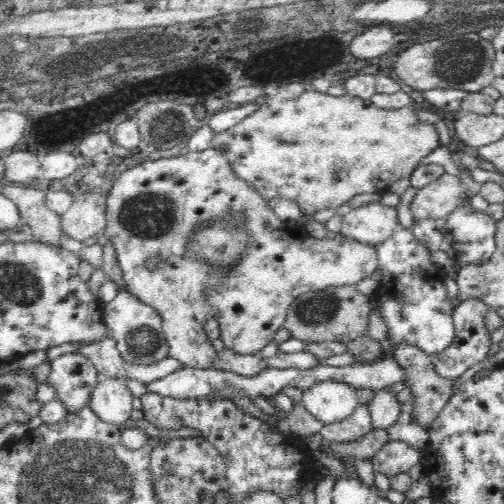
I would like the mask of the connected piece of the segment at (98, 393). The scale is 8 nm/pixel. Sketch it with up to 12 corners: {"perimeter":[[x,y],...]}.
{"perimeter":[[102,378],[88,407],[122,427],[132,398],[124,378]]}

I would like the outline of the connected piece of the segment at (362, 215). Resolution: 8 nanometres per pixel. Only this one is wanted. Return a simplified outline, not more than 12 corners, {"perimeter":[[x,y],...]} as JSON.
{"perimeter":[[379,202],[342,216],[340,234],[376,247],[400,227],[396,207]]}

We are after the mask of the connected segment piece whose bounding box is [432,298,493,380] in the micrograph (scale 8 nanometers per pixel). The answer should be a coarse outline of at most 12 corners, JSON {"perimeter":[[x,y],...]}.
{"perimeter":[[478,298],[456,304],[452,344],[433,357],[443,378],[457,379],[492,348]]}

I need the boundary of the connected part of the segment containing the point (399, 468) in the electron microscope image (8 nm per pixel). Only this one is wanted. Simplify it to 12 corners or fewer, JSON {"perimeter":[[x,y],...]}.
{"perimeter":[[389,439],[372,458],[374,472],[408,473],[422,451]]}

